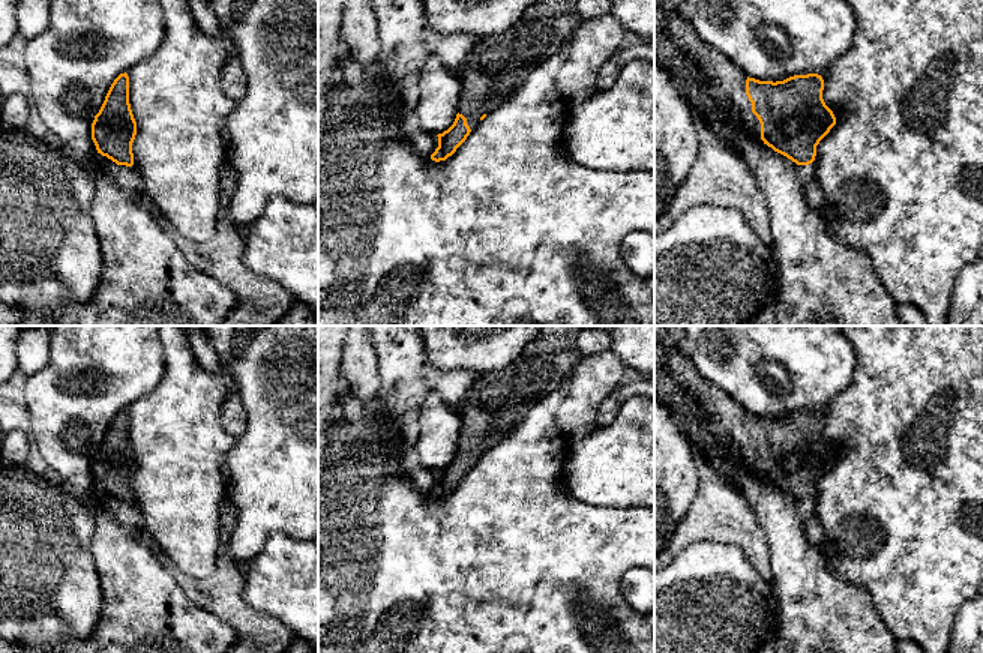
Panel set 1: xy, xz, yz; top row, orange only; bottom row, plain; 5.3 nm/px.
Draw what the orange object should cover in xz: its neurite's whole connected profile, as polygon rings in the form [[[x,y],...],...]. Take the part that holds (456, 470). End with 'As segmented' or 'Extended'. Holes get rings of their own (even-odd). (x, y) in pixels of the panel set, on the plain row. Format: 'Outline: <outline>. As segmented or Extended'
Outline: [[[542,326],[539,336],[528,342],[509,366],[479,375],[459,411],[462,426],[456,455],[447,467],[437,471],[438,483],[431,491],[432,497],[440,498],[452,492],[470,468],[519,425],[534,404],[570,377],[582,359],[576,345],[582,329],[582,326]]]. Extended

